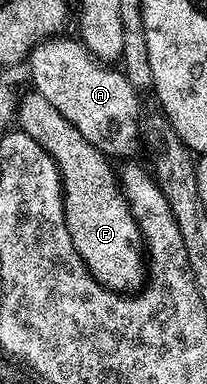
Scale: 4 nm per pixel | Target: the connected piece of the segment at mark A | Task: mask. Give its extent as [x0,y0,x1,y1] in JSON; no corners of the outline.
[29,37,141,157]

